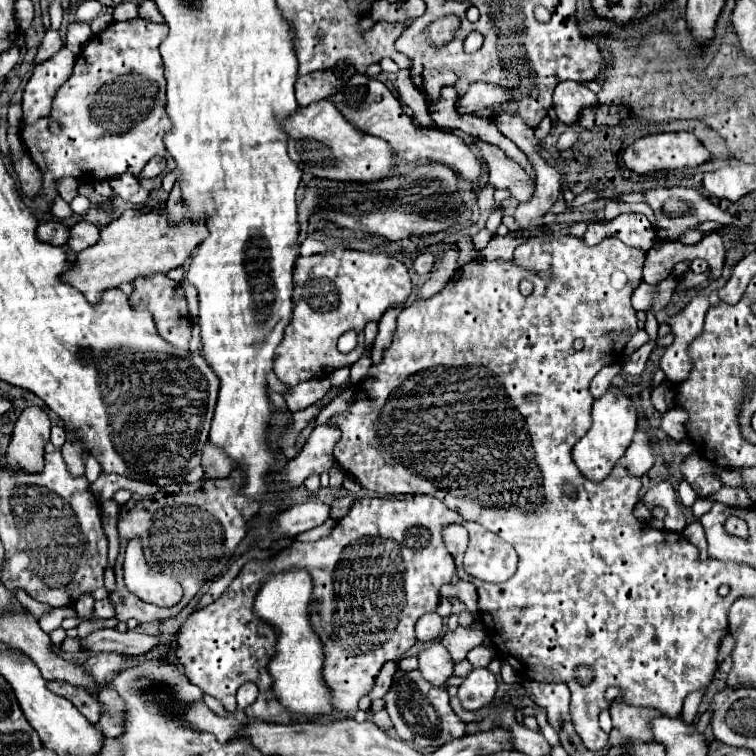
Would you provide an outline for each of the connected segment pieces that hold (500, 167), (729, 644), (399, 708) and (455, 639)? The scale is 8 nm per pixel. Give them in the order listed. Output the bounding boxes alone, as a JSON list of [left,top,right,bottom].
[[473,139,535,202],[717,635,735,665],[385,671,467,749],[441,627,485,663]]

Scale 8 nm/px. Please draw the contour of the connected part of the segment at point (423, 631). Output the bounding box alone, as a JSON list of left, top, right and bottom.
[415,613,443,643]

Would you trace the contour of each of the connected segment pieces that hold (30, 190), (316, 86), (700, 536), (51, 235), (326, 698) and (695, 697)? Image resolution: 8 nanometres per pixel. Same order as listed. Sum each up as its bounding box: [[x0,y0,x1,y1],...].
[[15,155,43,199],[295,71,341,105],[683,521,707,555],[37,221,69,245],[255,569,333,717],[681,687,707,723]]

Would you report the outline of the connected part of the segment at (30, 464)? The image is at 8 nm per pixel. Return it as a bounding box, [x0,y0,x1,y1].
[5,407,49,473]

